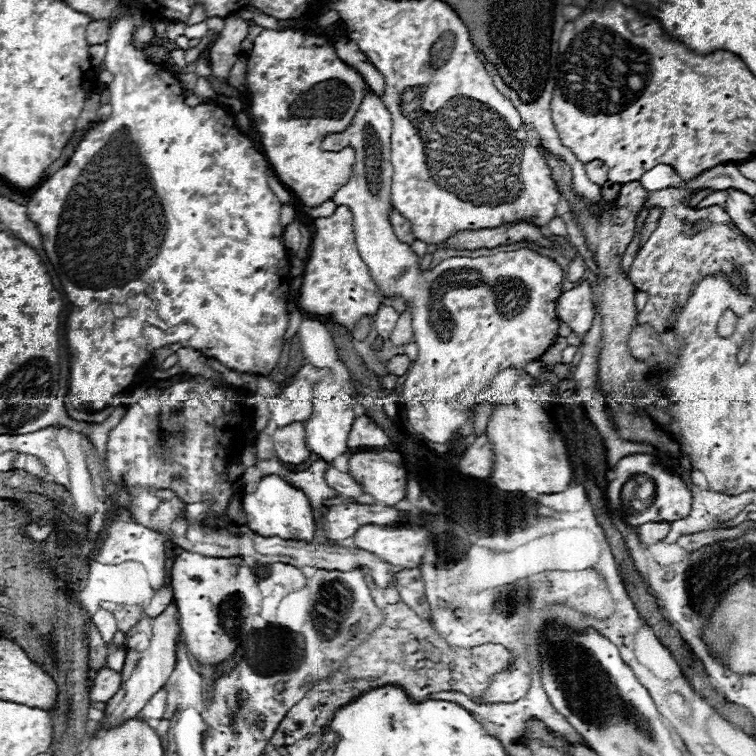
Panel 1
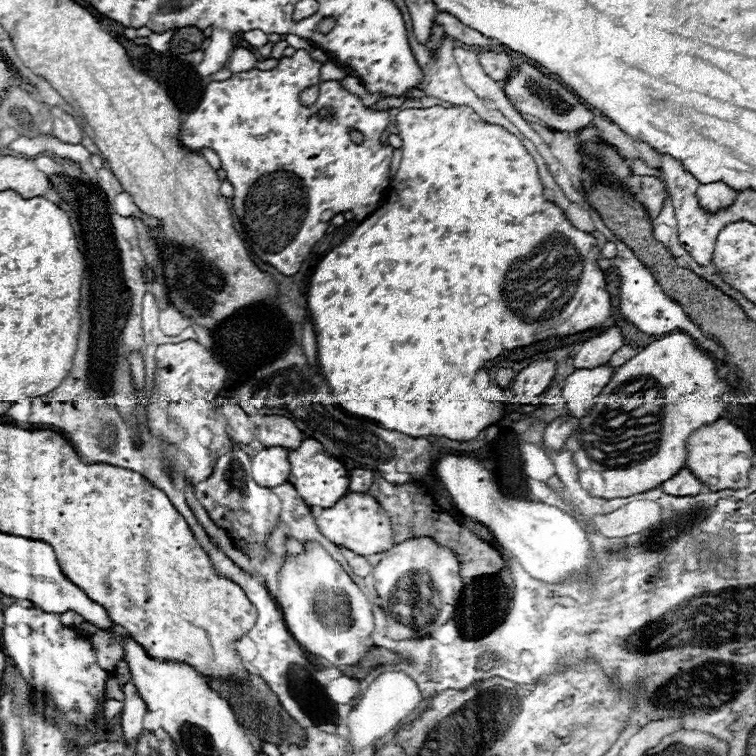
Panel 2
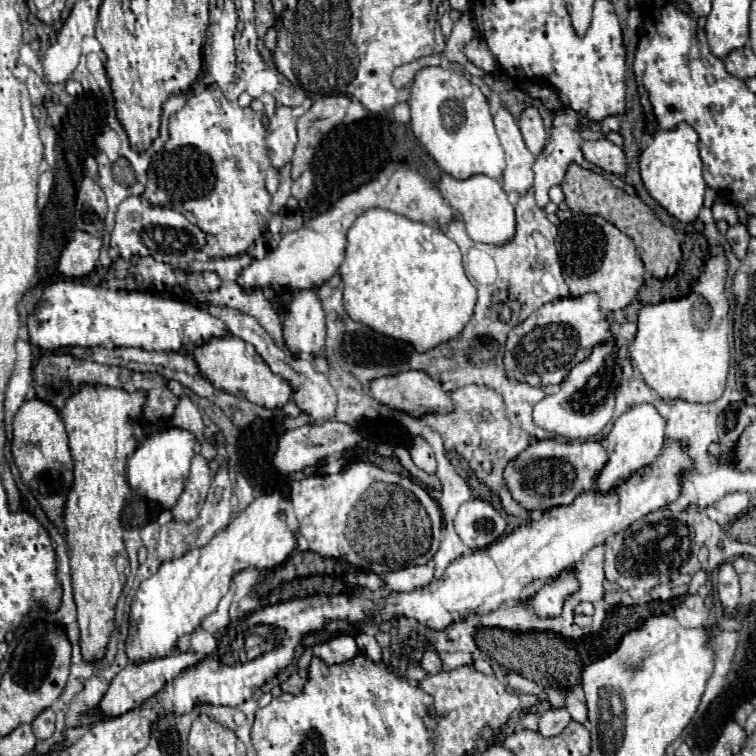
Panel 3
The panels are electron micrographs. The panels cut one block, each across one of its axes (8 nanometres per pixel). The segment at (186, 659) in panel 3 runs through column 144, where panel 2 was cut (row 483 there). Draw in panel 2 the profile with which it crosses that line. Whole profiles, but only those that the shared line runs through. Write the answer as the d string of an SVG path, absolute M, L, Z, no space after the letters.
M684 468L676 476L672 476L670 480L662 482L660 488L670 496L696 496L704 490L704 484L698 482L698 478L690 470Z

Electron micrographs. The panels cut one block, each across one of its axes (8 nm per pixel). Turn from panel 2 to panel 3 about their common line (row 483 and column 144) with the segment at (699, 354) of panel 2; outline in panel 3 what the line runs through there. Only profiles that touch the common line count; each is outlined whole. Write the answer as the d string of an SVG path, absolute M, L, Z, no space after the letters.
M282 490L264 492L248 508L240 510L206 546L192 548L176 560L162 562L158 572L140 584L132 600L126 656L134 664L170 656L176 650L178 638L192 634L216 610L238 572L246 568L272 570L286 562L296 548L296 536L286 522L286 508L288 498Z

